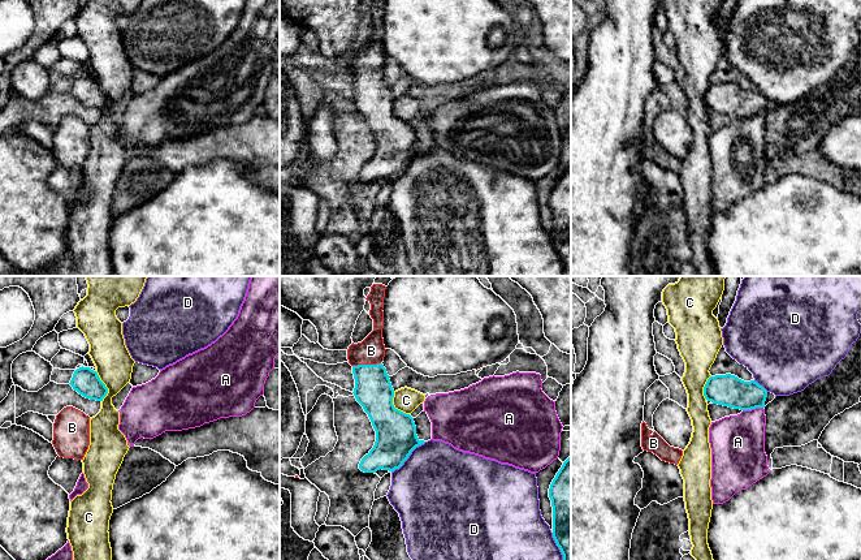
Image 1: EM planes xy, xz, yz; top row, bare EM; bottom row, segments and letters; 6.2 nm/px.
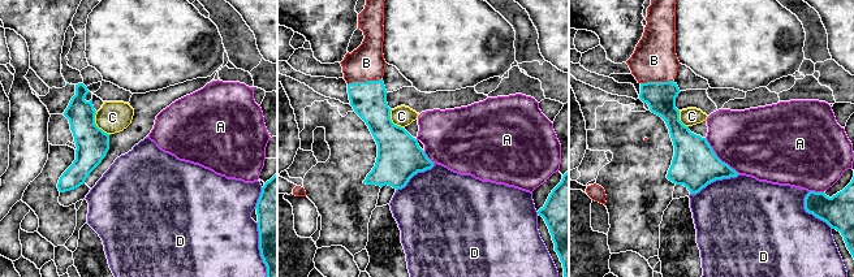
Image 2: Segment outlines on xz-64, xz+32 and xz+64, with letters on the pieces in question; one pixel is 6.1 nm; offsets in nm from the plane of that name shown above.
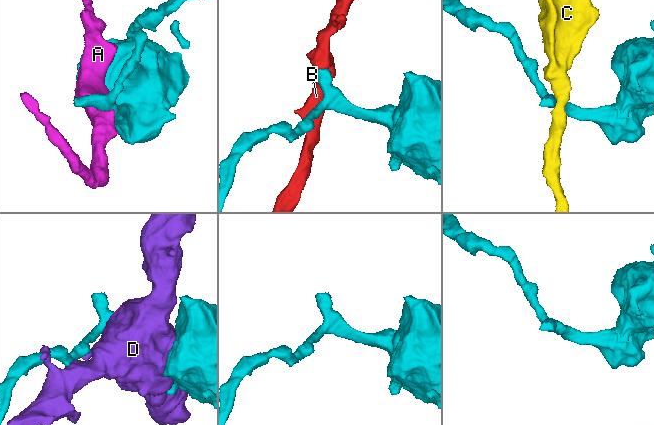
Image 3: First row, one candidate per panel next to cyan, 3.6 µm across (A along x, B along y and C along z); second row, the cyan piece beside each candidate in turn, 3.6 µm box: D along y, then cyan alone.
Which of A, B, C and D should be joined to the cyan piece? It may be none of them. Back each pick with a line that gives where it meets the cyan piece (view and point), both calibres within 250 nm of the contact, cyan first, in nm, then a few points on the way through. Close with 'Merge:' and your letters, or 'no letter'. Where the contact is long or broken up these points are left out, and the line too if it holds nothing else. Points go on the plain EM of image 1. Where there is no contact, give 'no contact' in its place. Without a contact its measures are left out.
B: contact xz (366, 73); calibres 240 and 170 nm
Merge: B

